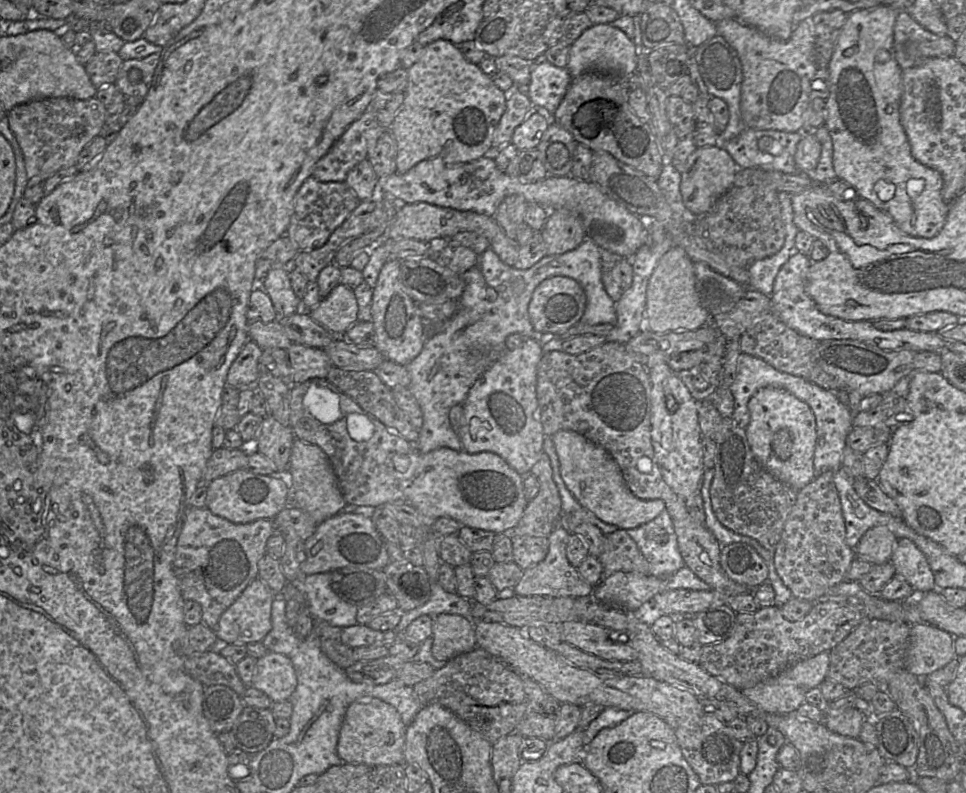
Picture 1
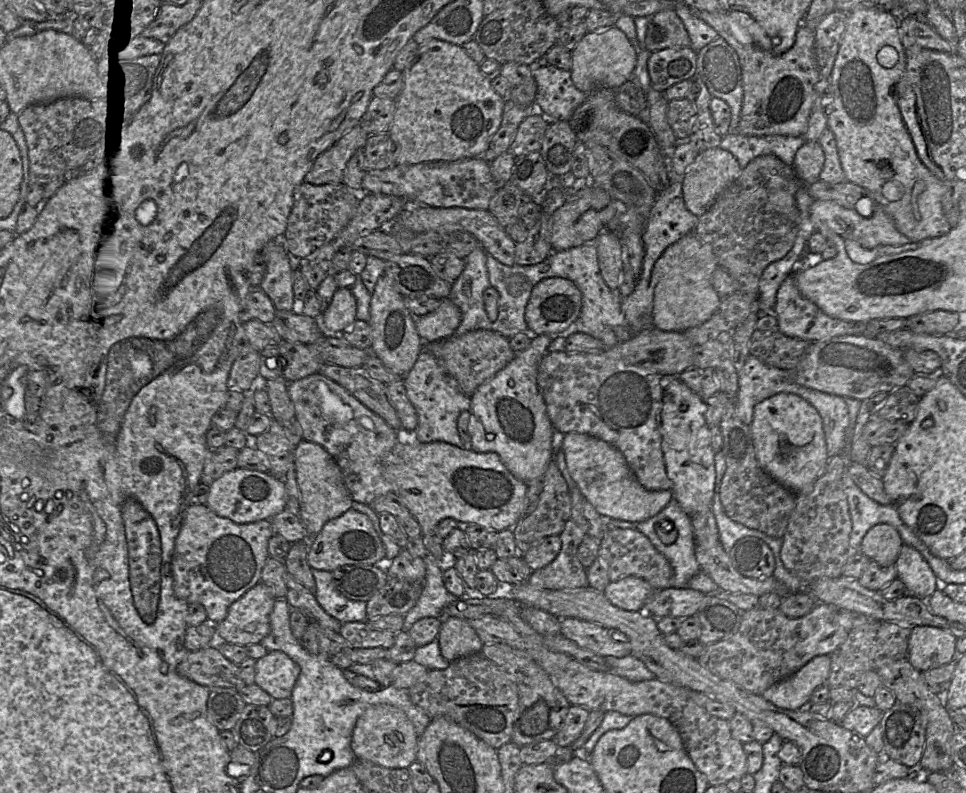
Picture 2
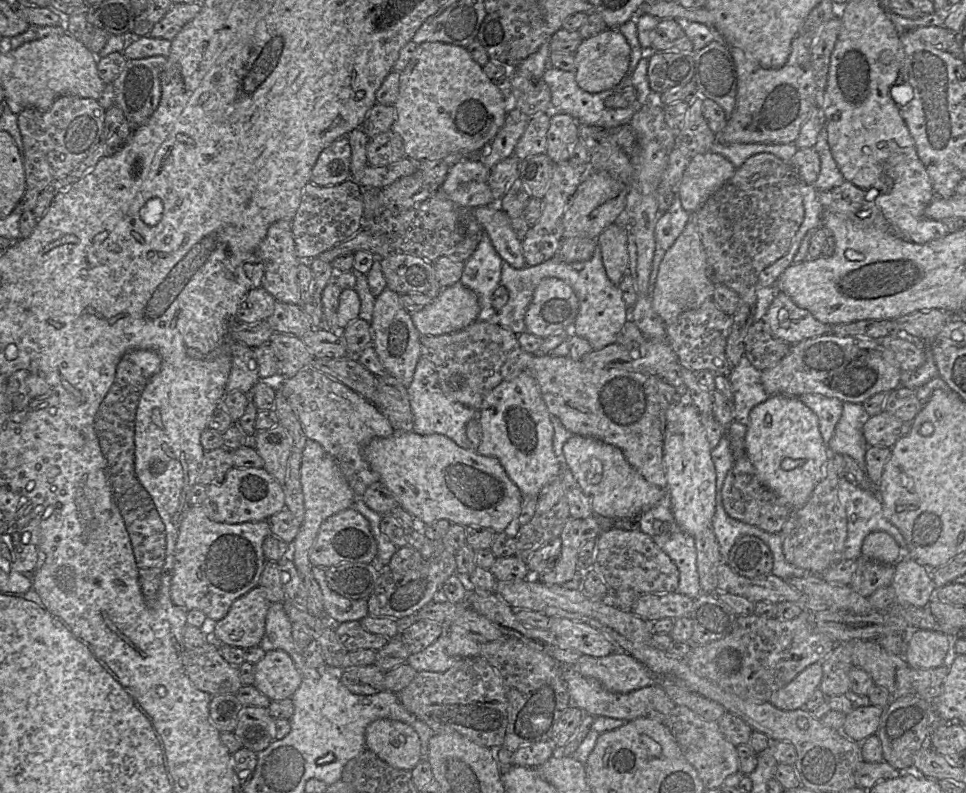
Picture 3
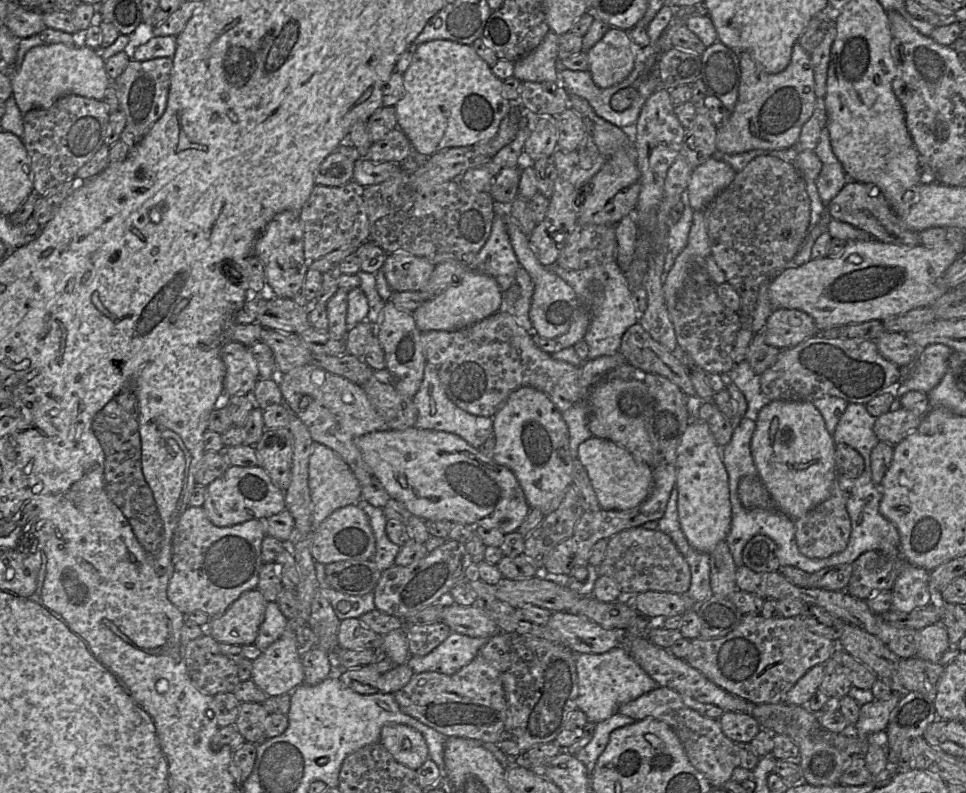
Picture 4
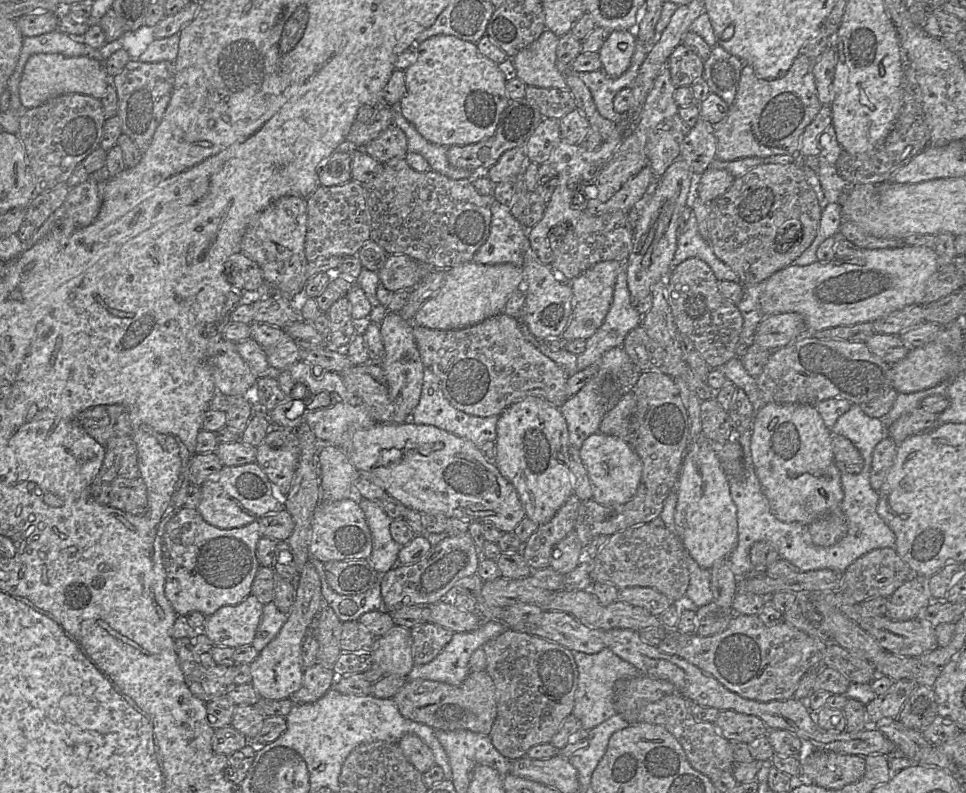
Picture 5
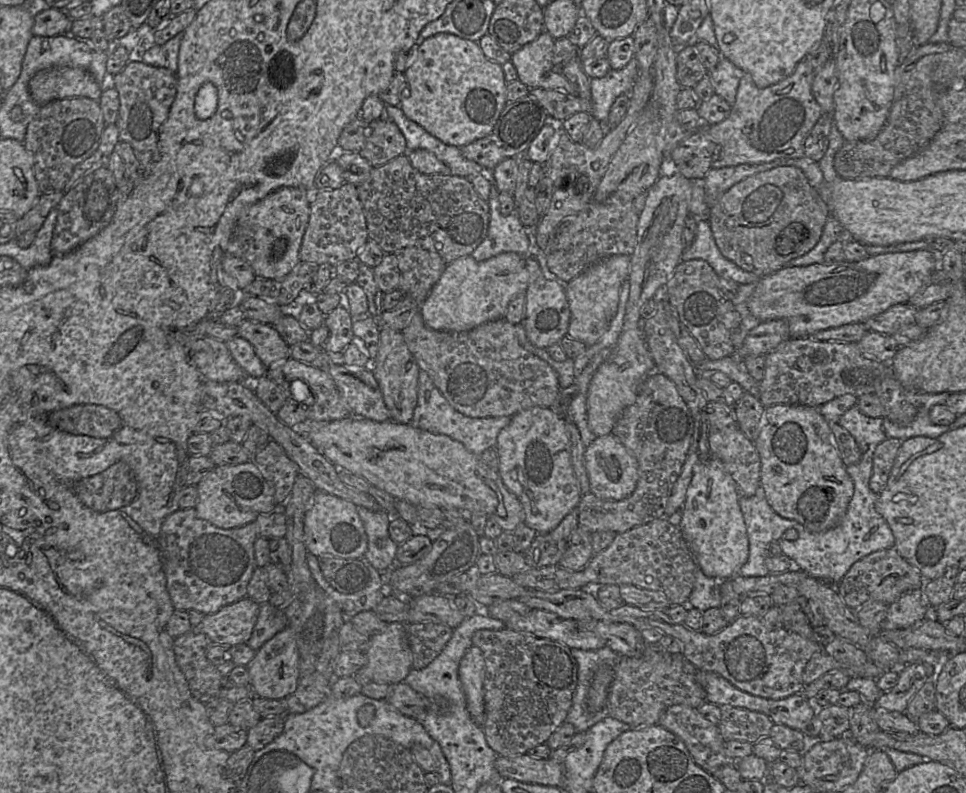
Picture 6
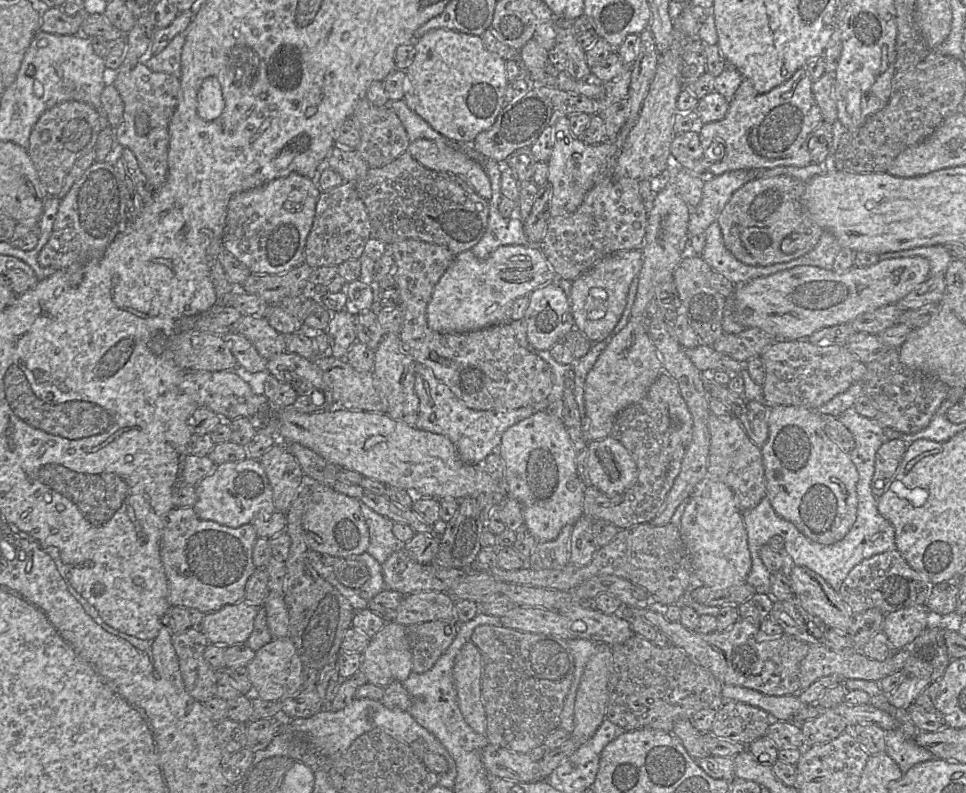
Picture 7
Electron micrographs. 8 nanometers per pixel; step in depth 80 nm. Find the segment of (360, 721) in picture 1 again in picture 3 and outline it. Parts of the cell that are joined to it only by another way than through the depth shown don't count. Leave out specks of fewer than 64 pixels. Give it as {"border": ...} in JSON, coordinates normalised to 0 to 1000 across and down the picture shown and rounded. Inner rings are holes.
{"border":[[[391,907],[378,922],[379,943],[404,966],[427,971],[439,955],[433,924],[423,913]]]}

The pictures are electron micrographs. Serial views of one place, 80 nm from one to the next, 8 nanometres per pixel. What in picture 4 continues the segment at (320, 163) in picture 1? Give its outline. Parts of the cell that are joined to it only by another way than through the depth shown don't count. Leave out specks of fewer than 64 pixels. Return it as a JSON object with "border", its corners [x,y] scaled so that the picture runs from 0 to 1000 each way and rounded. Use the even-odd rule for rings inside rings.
{"border":[[[359,178],[352,182],[330,208],[326,217],[326,232],[354,235],[365,227],[365,213],[369,201],[370,193]]]}

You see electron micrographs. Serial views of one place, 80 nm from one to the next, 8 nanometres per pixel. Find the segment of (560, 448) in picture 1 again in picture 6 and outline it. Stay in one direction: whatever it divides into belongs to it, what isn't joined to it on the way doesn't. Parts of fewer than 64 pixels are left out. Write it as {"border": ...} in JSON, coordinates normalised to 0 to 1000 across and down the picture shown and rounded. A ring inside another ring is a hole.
{"border":[[[635,546],[617,551],[607,564],[606,589],[611,608],[611,620],[622,631],[646,631],[658,615],[660,607],[660,583]]]}

